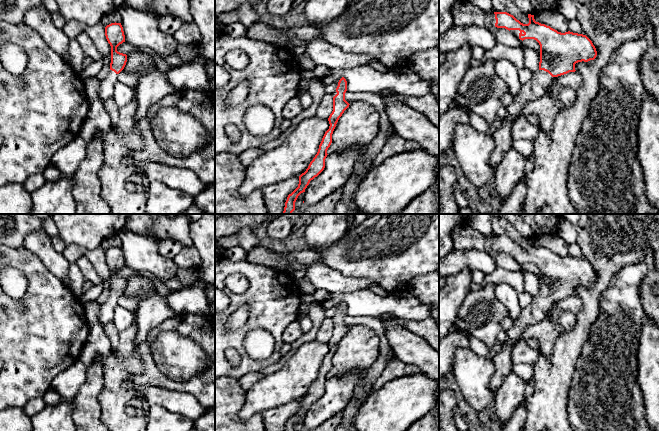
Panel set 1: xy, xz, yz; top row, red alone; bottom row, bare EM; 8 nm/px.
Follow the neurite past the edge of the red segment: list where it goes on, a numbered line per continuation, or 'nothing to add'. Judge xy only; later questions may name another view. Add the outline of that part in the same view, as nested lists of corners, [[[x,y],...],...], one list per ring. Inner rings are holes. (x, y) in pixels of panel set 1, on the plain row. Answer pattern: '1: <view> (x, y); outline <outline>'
1: xy (106, 316); outline [[[110,294],[107,301],[101,305],[99,322],[102,326],[113,321],[114,309],[117,306],[118,298]]]

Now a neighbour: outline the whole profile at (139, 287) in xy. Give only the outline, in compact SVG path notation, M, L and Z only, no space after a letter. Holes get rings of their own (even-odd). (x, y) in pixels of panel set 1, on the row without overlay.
M136 274L127 279L127 286L124 293L140 302L159 295L155 284L143 274Z

